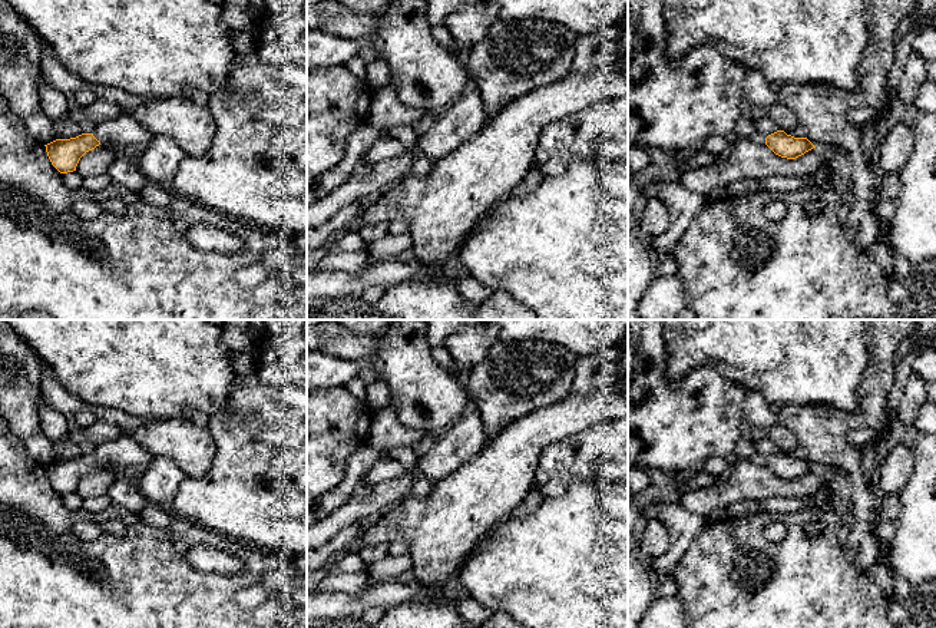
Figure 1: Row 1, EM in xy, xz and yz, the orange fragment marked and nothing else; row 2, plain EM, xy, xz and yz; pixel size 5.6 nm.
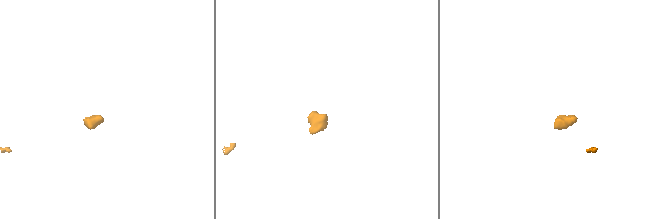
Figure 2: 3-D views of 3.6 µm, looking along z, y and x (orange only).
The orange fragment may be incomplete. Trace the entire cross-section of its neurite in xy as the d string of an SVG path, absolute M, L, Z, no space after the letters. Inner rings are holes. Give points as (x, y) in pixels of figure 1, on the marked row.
M123 112L99 123L92 133L56 139L44 146L52 165L60 173L67 173L76 171L80 158L100 143L145 151L152 138L153 135L133 115Z

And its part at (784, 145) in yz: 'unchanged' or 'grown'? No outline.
unchanged

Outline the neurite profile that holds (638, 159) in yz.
M628 145L628 173L639 176L649 165L651 159L645 148Z

